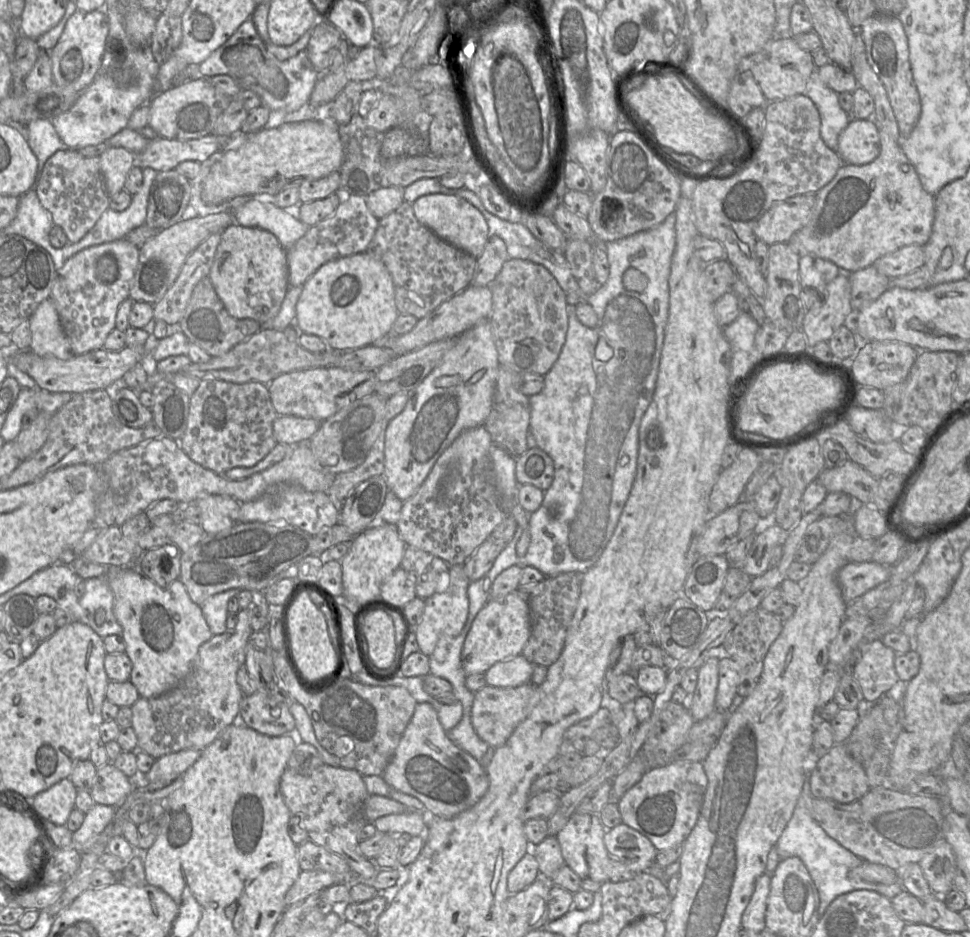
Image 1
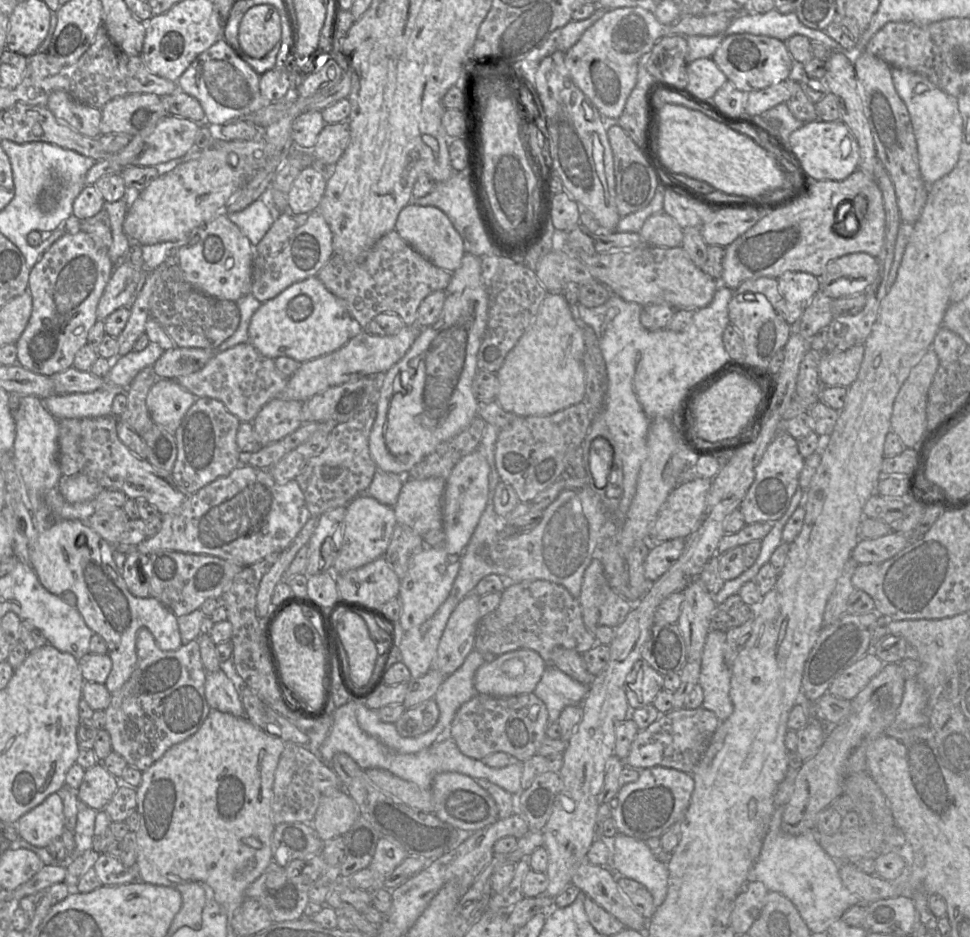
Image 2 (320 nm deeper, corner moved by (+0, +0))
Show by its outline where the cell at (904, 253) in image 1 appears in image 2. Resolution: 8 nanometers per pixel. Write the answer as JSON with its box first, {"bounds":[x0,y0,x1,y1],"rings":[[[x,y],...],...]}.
{"bounds":[818,252,879,299],"rings":[[[863,252],[847,254],[827,264],[825,272],[818,277],[820,291],[832,299],[862,293],[876,280],[878,273],[879,264],[876,257]]]}

